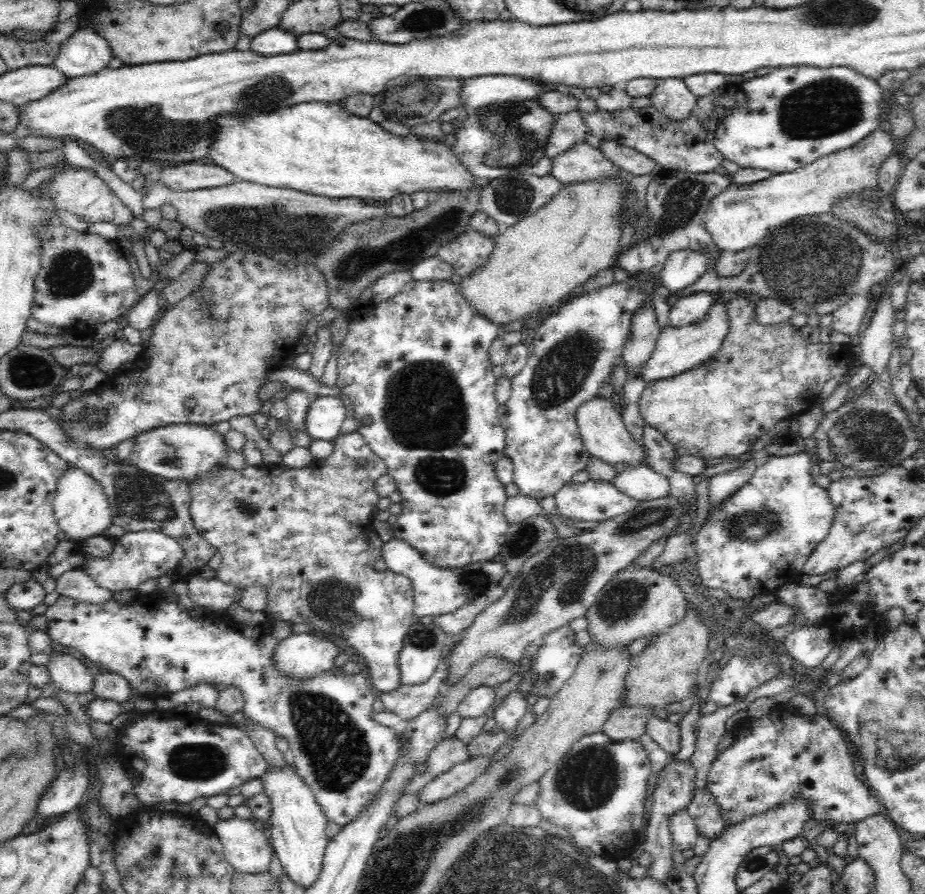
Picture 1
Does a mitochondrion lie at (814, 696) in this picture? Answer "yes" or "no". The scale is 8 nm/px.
no

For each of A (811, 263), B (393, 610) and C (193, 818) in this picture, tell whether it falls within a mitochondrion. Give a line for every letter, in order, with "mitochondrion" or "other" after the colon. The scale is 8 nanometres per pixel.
A: mitochondrion
B: other
C: other

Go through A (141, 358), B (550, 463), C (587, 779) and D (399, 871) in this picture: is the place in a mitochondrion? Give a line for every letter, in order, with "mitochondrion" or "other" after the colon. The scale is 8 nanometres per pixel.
A: other
B: other
C: mitochondrion
D: mitochondrion

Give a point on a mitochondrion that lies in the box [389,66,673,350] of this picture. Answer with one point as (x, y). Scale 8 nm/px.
(515, 144)

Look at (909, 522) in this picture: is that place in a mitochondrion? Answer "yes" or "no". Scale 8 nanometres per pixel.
no

